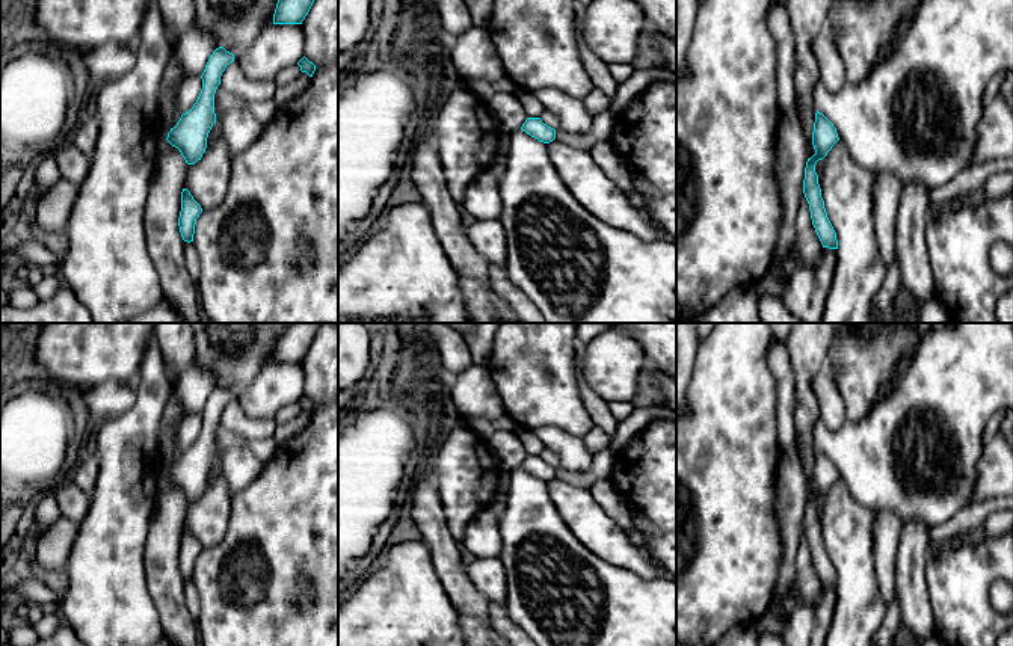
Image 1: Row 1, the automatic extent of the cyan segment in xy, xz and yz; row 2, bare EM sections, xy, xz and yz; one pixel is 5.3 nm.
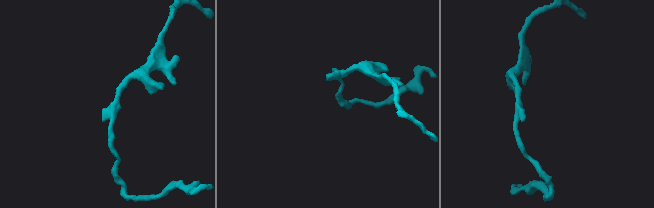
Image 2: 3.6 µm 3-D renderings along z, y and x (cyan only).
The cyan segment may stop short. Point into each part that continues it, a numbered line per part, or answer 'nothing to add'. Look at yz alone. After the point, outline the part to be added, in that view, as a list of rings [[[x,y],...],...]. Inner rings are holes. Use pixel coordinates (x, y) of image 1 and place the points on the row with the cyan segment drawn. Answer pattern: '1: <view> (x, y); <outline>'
nothing to add

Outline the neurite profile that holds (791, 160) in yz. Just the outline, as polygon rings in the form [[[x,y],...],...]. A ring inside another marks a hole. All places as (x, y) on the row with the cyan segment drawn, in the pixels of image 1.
[[[796,106],[781,115],[776,157],[776,177],[782,201],[782,228],[770,269],[784,261],[790,246],[797,240],[796,222],[800,199],[803,196],[803,180],[808,157],[806,140]]]

